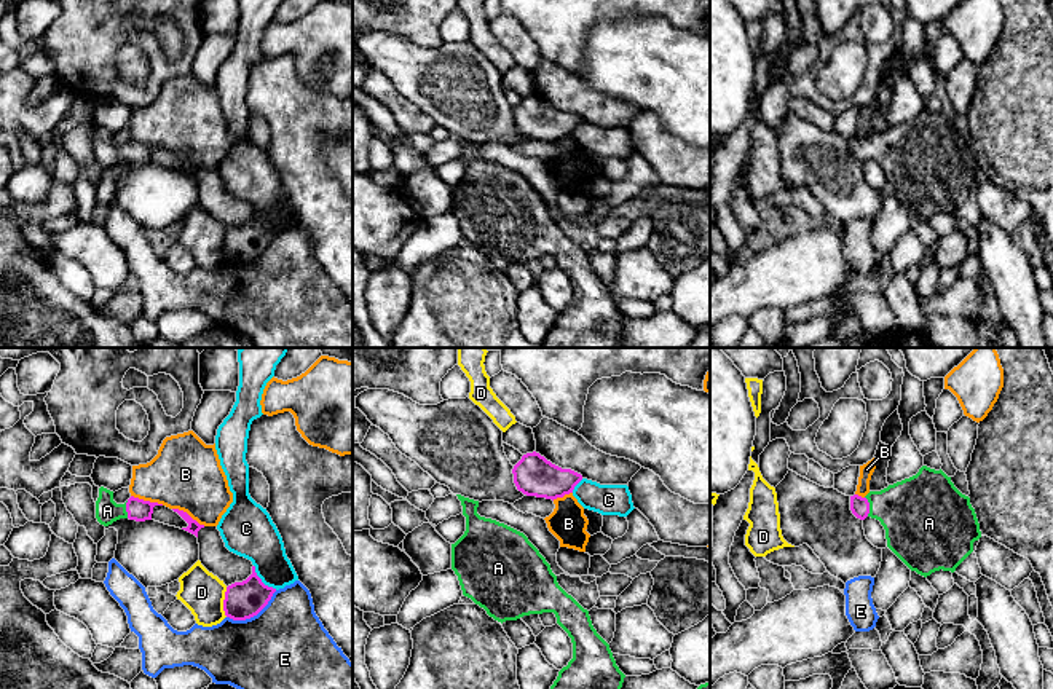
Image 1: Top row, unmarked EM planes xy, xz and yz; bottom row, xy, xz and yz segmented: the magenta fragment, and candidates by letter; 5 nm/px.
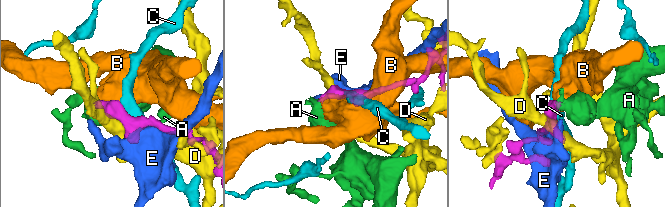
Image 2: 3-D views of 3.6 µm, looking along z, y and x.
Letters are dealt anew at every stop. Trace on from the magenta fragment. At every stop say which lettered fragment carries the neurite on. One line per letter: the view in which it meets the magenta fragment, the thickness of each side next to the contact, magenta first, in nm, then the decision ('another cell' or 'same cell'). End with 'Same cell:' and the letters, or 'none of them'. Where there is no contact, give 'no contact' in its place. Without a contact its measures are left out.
A: meets magenta in yz; 100 nm thick on the magenta side, 360 nm on the other; same cell
B: meets magenta in xy; 110 nm thick on the magenta side, 360 nm on the other; another cell
C: meets magenta in xy; 190 nm thick on the magenta side, 260 nm on the other; another cell
D: meets magenta in xy; 190 nm thick on the magenta side, 220 nm on the other; another cell
E: meets magenta in xy; 190 nm thick on the magenta side, 440 nm on the other; another cell
Same cell: A

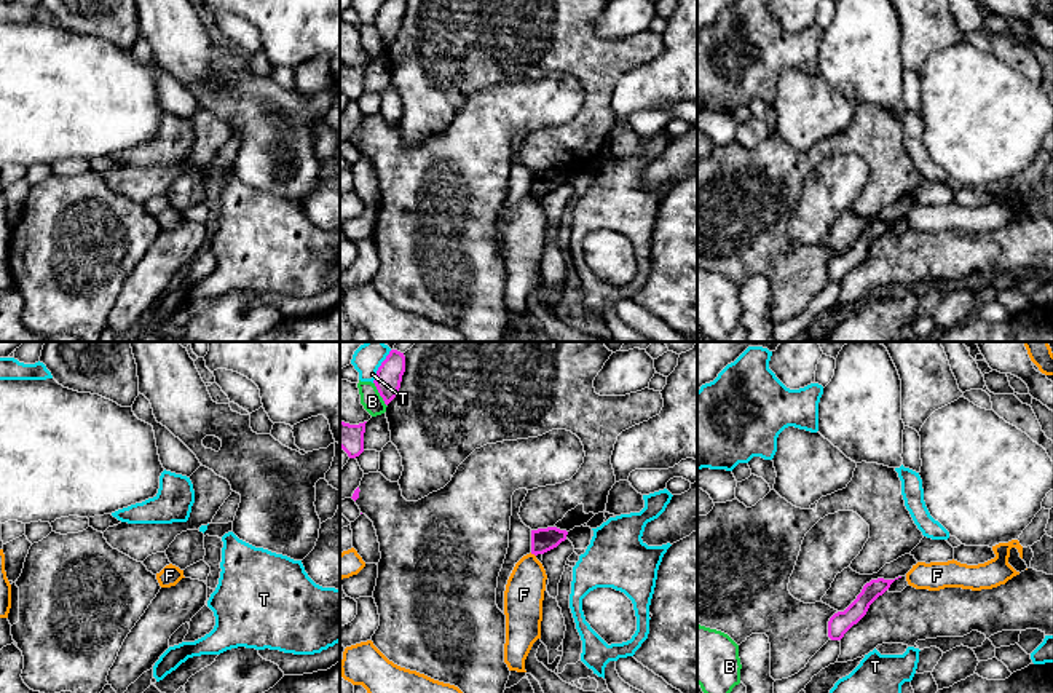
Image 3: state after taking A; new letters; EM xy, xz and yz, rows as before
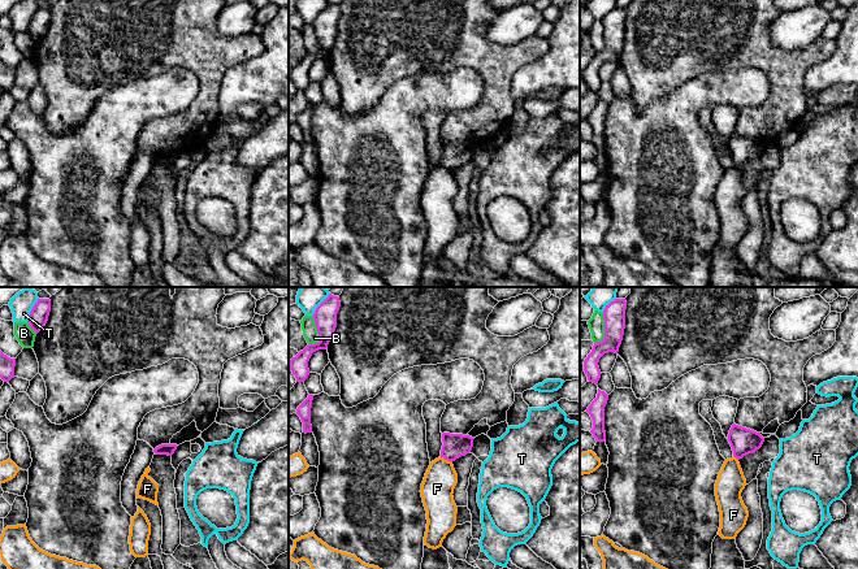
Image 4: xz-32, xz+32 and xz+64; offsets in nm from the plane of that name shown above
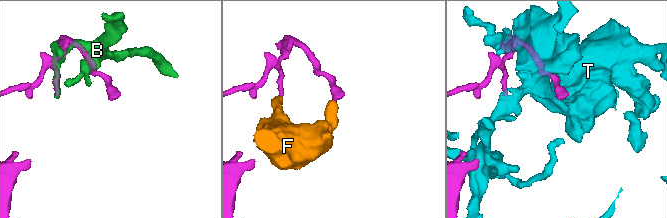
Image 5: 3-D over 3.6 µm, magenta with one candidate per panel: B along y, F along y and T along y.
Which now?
B: meets magenta in xz; 130 nm thick on the magenta side, 100 nm on the other; another cell
F: meets magenta in xz; 120 nm thick on the magenta side, 200 nm on the other; another cell
T: meets magenta in xz; 130 nm thick on the magenta side, 150 nm on the other; another cell
Same cell: none of them

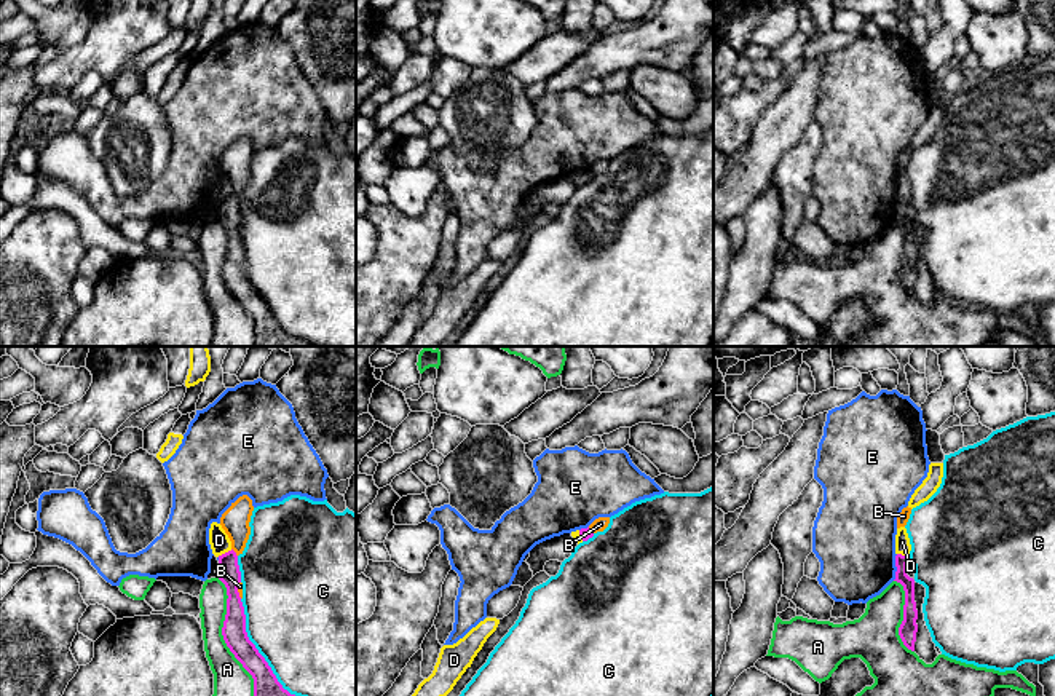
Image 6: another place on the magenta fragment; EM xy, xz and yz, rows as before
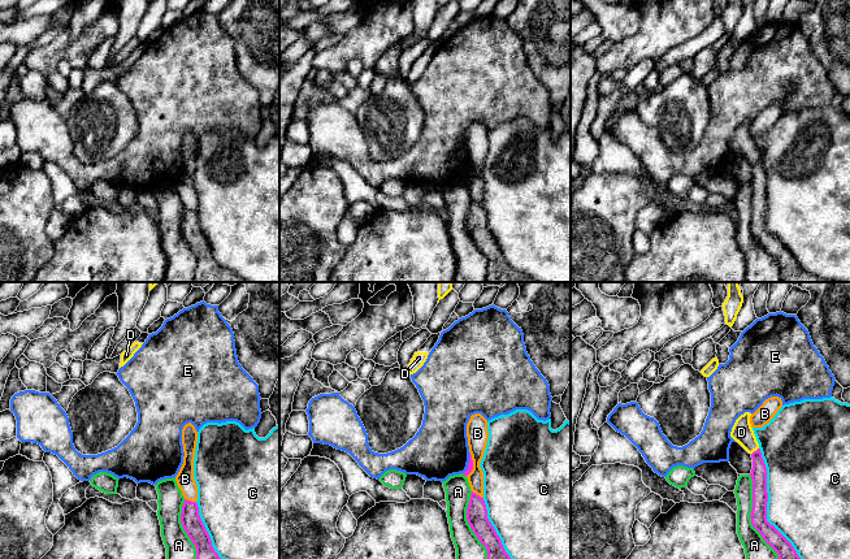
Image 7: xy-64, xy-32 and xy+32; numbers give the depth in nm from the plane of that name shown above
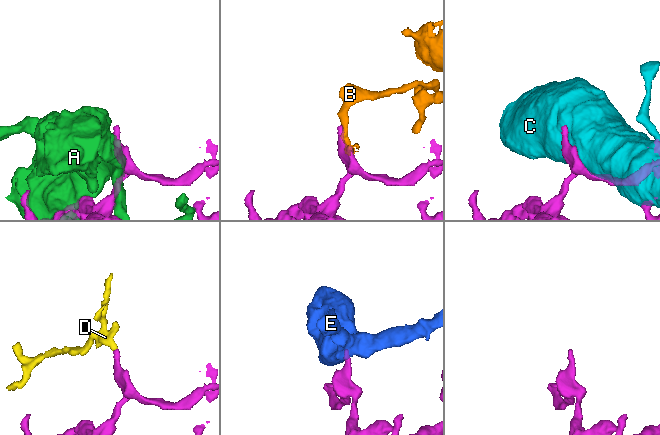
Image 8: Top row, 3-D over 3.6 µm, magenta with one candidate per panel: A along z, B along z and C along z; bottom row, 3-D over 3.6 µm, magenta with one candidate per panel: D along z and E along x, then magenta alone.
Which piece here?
A: meets magenta in xy; 120 nm thick on the magenta side, 180 nm on the other; another cell
B: meets magenta in xy; 110 nm thick on the magenta side, 140 nm on the other; another cell
C: meets magenta in xy; 130 nm thick on the magenta side, 500 nm on the other; another cell
D: meets magenta in xy; 110 nm thick on the magenta side, 100 nm on the other; same cell
E: meets magenta in yz; 70 nm thick on the magenta side, 420 nm on the other; another cell
Same cell: D

